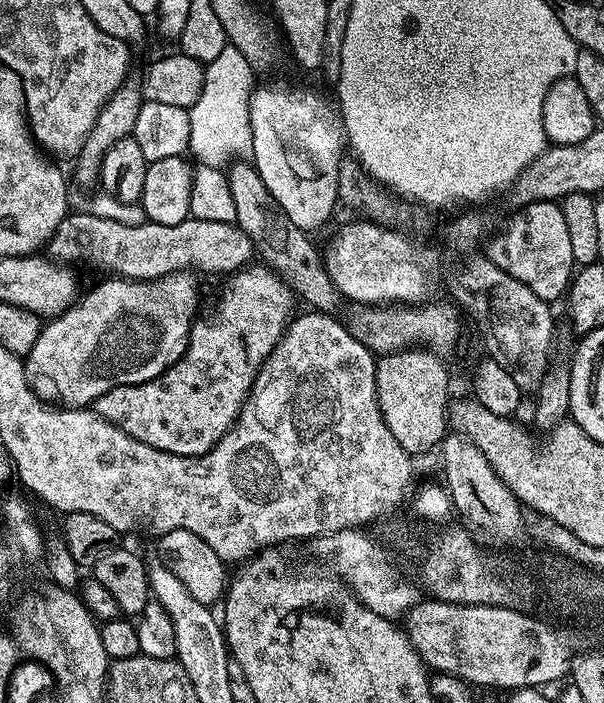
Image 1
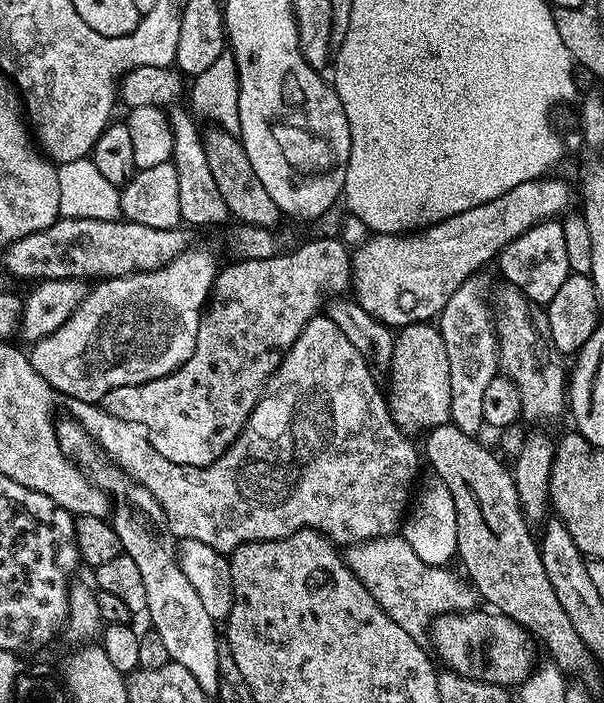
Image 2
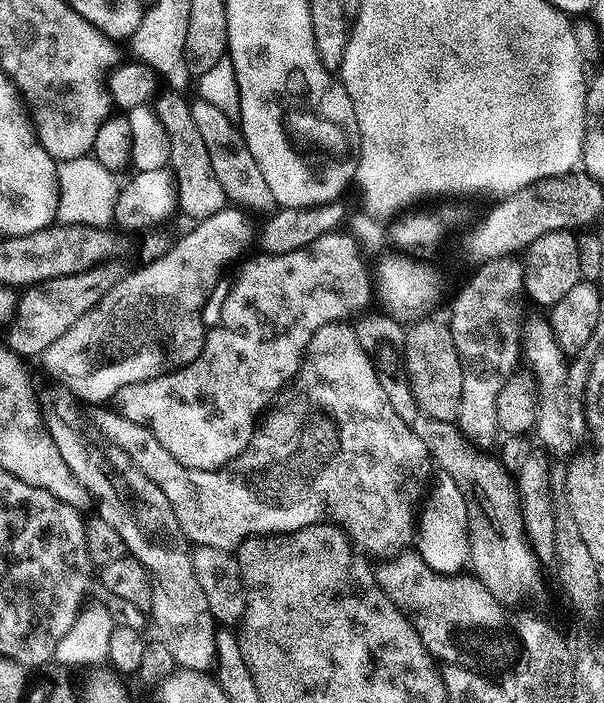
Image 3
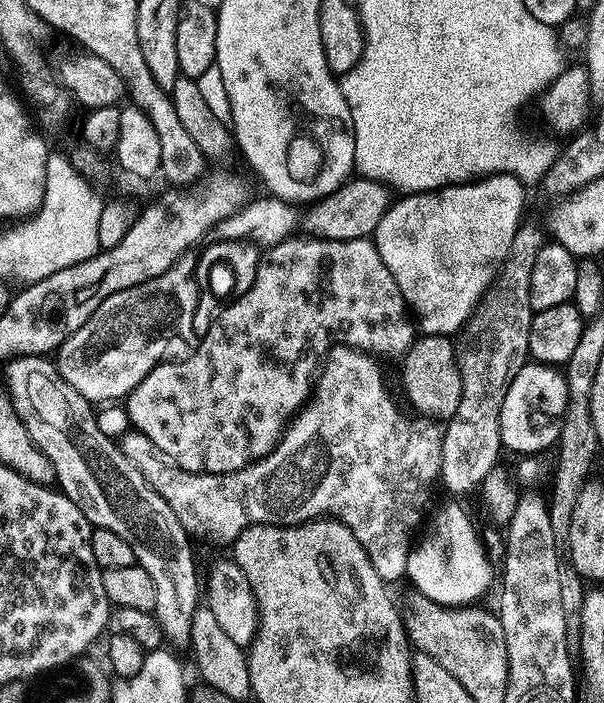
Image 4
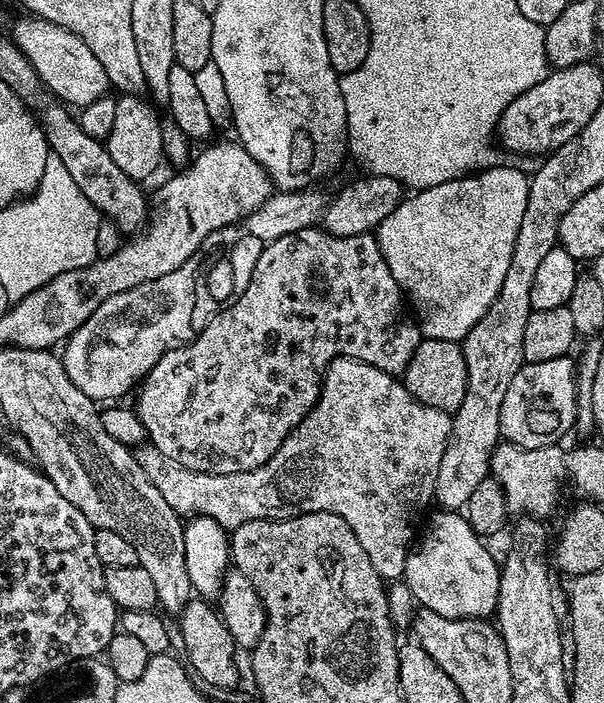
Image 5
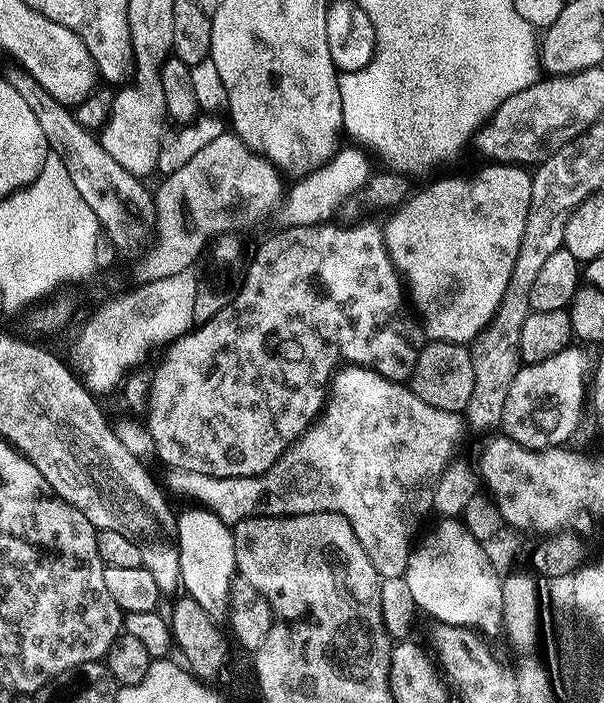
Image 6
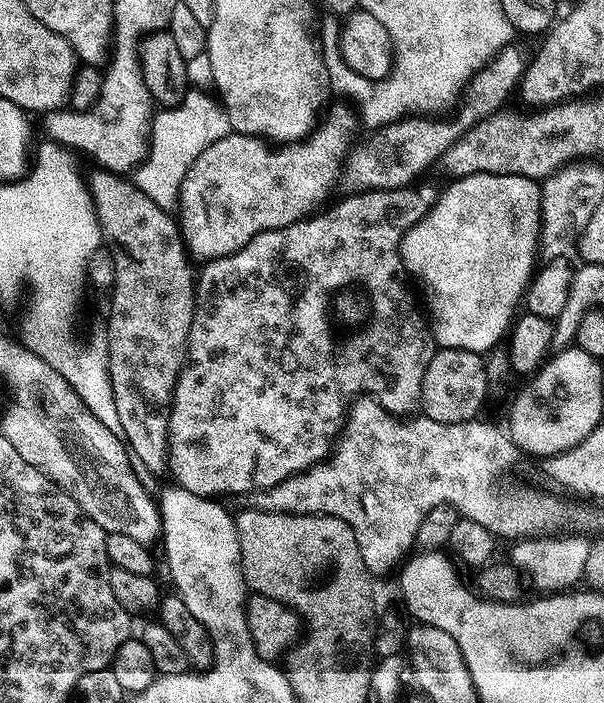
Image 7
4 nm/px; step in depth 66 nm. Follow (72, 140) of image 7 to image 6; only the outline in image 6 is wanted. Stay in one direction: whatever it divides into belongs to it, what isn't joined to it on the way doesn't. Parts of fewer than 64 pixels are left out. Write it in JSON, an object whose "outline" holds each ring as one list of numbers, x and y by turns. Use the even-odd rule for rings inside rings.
{"outline":[[140,72,140,80,131,77,130,82,113,95,112,105,108,110,108,118,99,129,98,139,102,150,123,166,130,170,130,174,141,178,148,175,159,165,162,160,162,149,166,143,164,136,164,120,168,116,166,100,160,100,160,96,152,96,152,80,144,80,144,72]]}

